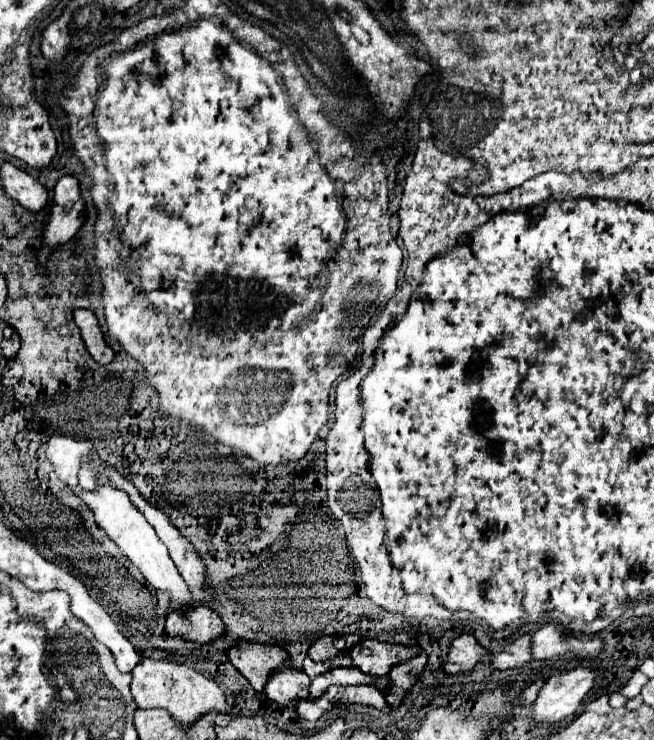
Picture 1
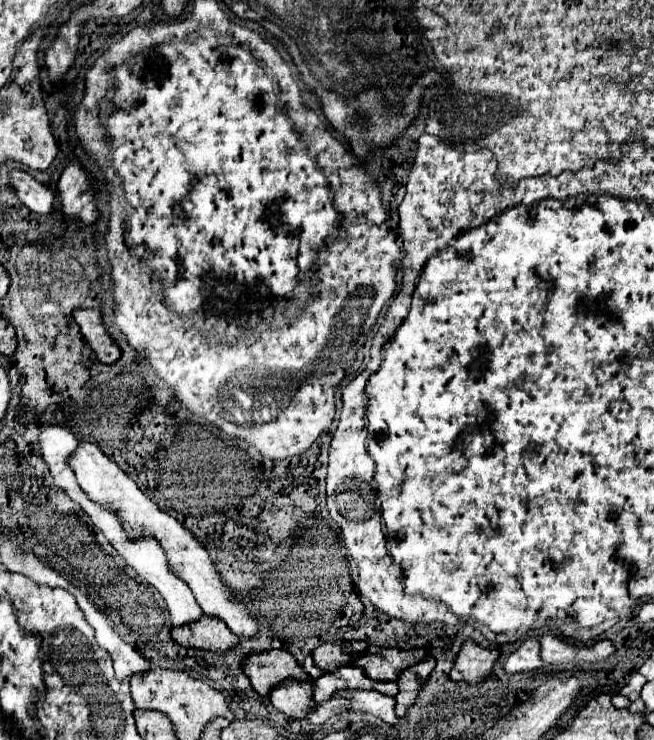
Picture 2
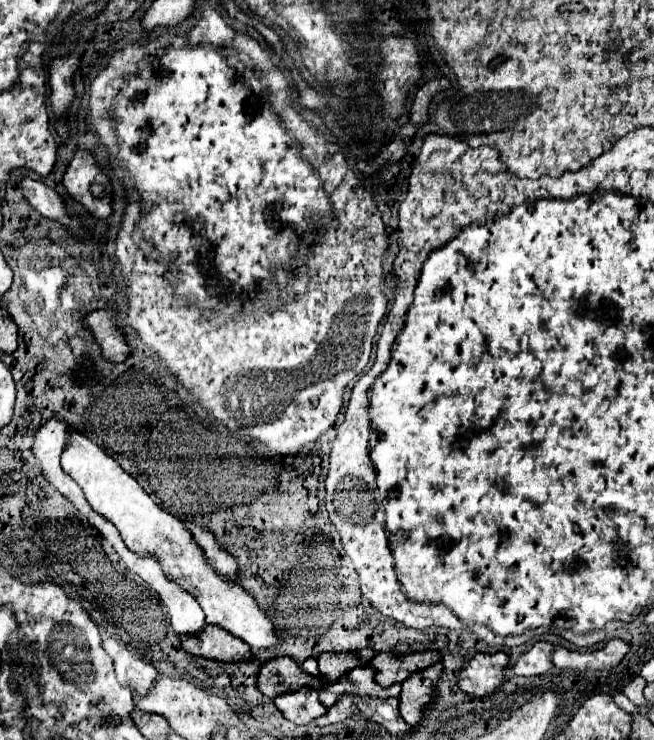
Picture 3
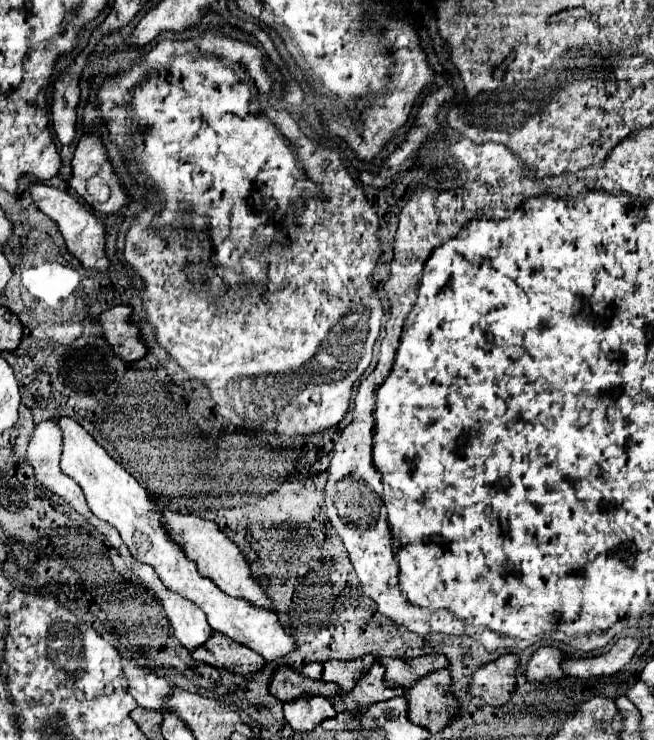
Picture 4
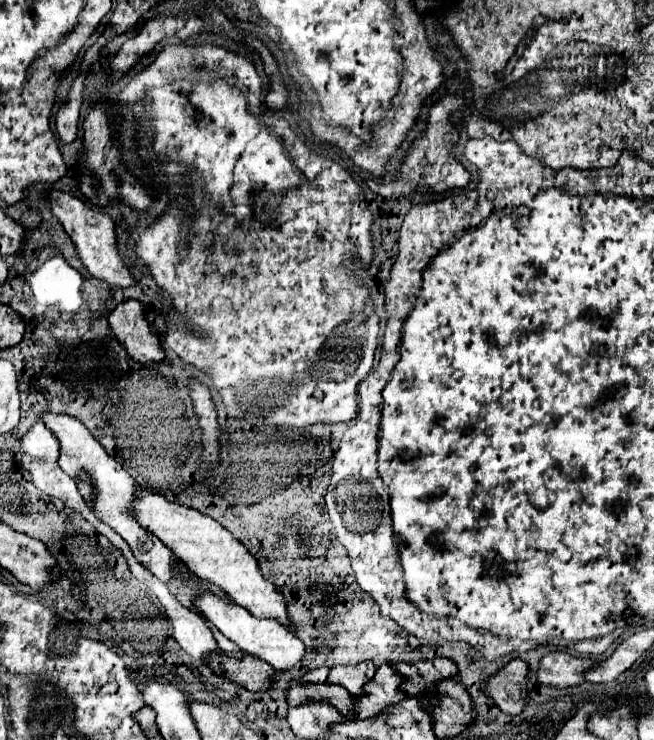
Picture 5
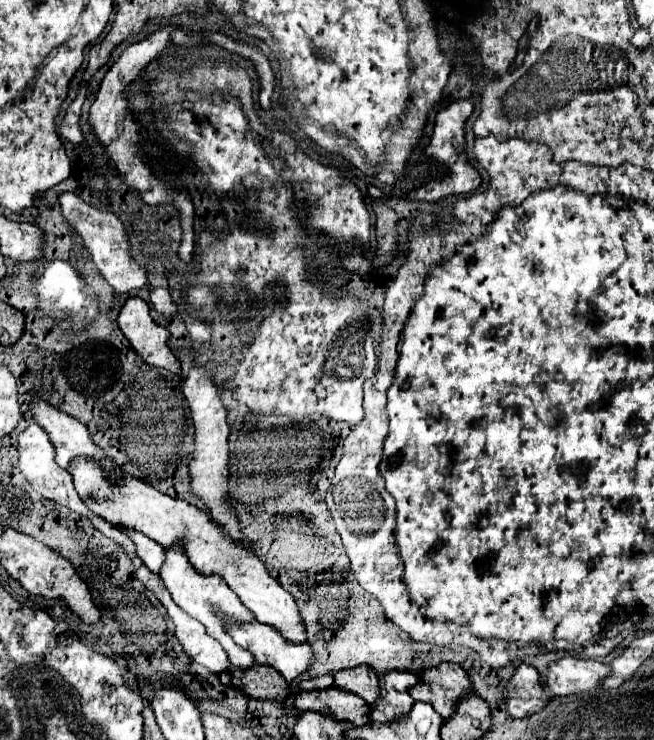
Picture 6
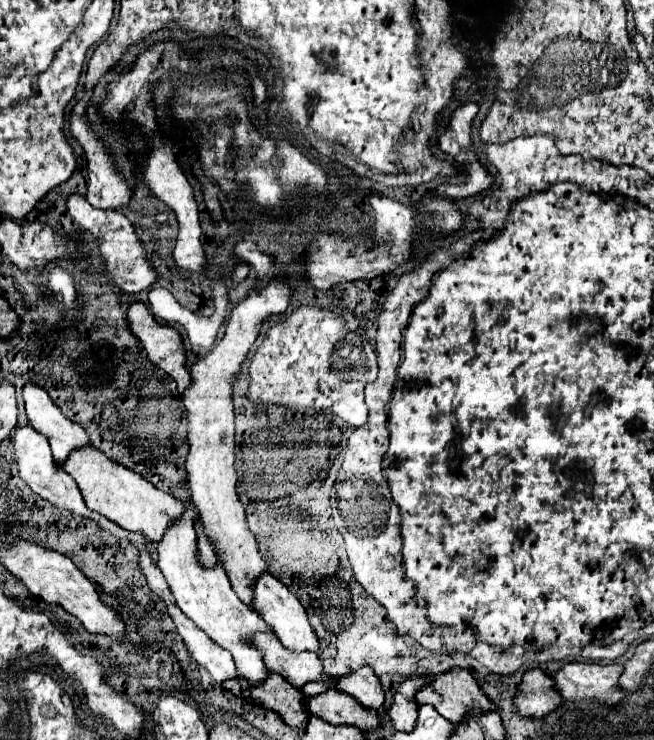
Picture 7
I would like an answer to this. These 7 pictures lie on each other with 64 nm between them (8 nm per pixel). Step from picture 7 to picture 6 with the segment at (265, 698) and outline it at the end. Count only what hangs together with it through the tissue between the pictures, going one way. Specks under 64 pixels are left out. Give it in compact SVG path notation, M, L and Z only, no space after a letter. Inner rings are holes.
M256 664L256 668L246 668L244 672L240 672L238 668L230 668L228 672L220 674L220 680L222 684L232 686L252 698L282 700L288 694L286 680L276 670L264 664Z

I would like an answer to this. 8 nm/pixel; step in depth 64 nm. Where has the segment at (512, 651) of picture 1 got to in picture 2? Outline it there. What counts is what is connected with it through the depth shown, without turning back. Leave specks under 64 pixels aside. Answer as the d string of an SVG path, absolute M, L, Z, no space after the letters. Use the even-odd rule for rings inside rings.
M536 638L524 640L510 656L502 658L502 668L506 672L528 672L534 668L540 668L540 644Z

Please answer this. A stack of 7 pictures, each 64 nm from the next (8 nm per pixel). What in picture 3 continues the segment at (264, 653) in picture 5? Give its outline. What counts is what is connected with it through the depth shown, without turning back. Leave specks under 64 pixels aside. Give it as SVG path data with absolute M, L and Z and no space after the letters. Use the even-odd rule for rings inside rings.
M72 432L68 448L62 454L62 468L84 490L92 510L116 524L130 550L140 554L154 552L158 556L164 574L198 600L208 624L222 626L252 648L270 648L282 642L280 638L276 638L272 622L264 616L264 610L258 608L254 598L246 594L238 584L228 584L228 580L220 580L220 576L212 572L212 566L208 564L208 560L204 560L204 552L200 552L200 548L192 544L192 534L188 532L188 528L184 528L184 522L156 506L152 498L140 488L140 484L92 440L78 432Z

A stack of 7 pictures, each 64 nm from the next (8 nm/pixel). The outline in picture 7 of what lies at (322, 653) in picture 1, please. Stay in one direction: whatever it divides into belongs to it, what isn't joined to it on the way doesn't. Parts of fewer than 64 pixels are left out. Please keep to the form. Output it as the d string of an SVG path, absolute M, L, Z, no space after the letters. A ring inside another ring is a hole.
M364 666L356 672L350 672L348 676L340 676L334 684L338 690L354 696L364 704L366 708L380 708L384 704L384 690L380 686L380 680L372 672L372 668Z

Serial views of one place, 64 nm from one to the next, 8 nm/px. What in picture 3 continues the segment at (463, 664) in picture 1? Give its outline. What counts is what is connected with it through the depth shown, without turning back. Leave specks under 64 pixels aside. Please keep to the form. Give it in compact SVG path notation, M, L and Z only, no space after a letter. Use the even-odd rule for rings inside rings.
M506 652L472 654L464 668L458 670L458 686L466 694L472 696L486 696L498 690L504 676L504 666L508 664Z

